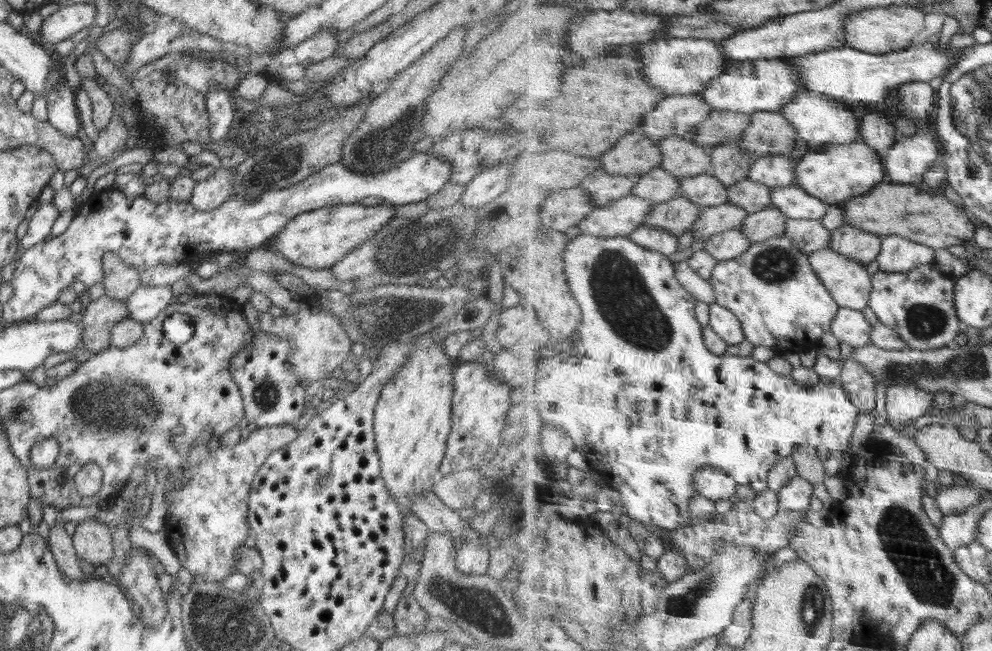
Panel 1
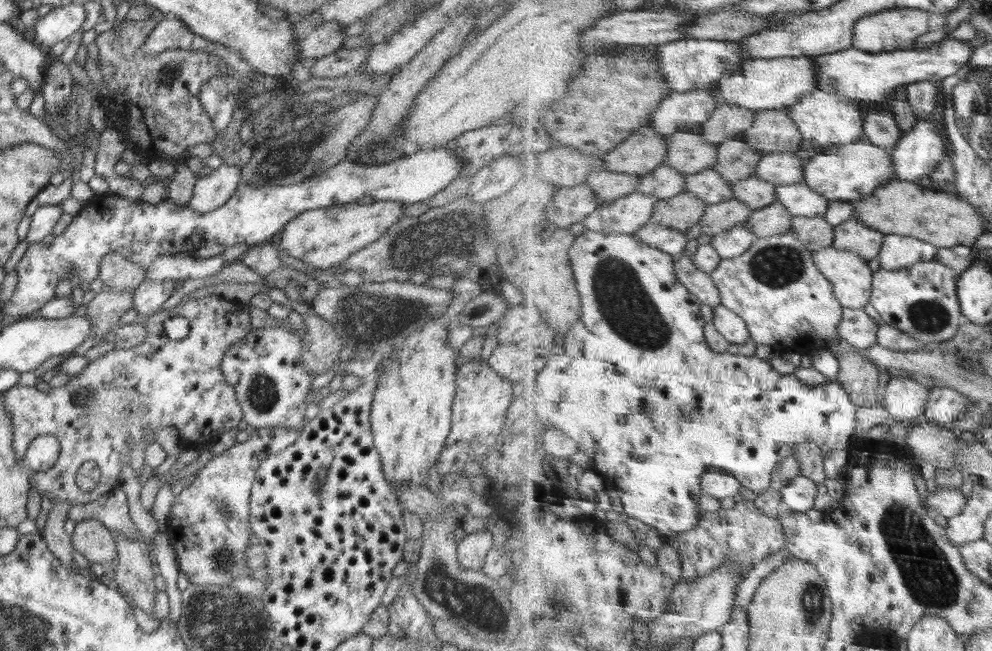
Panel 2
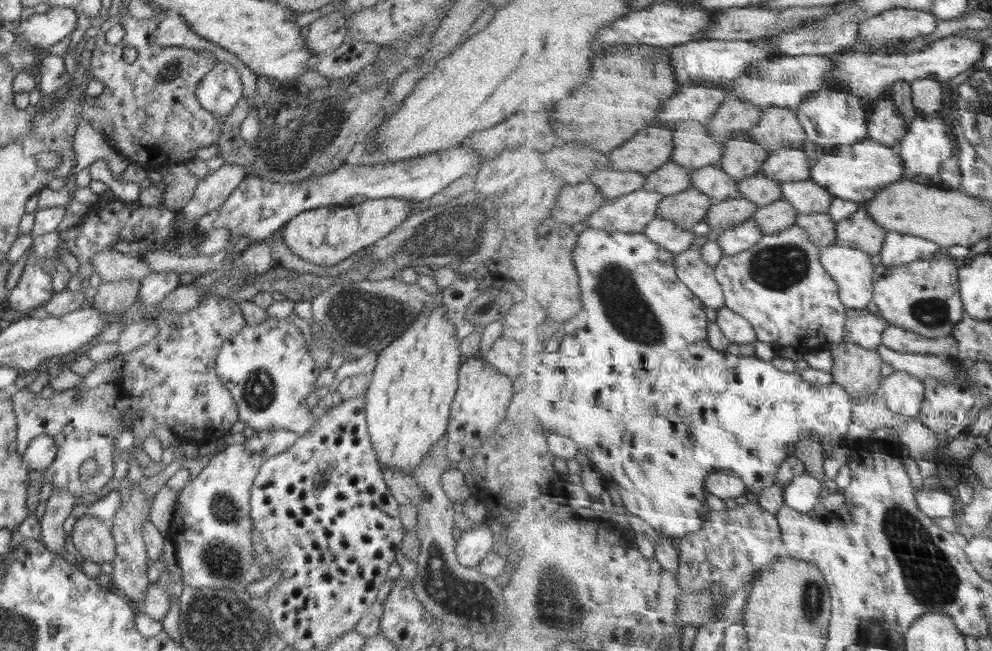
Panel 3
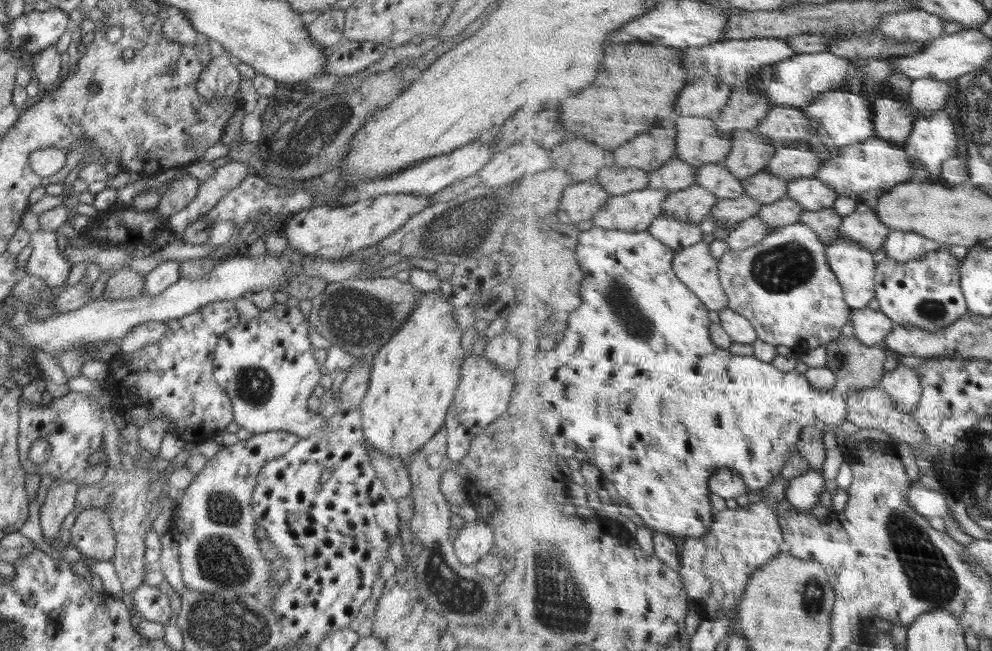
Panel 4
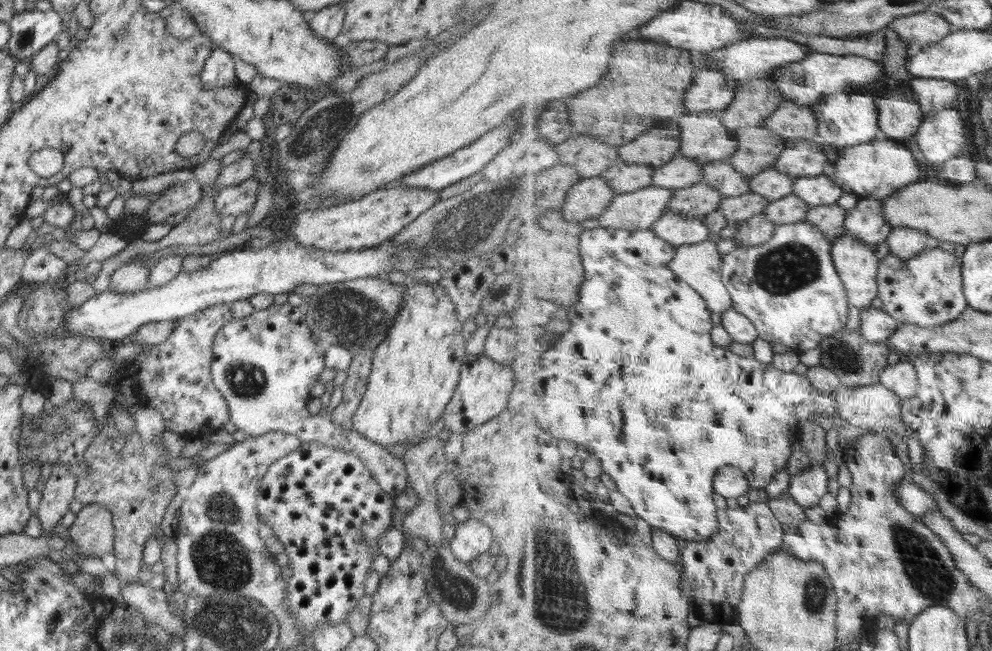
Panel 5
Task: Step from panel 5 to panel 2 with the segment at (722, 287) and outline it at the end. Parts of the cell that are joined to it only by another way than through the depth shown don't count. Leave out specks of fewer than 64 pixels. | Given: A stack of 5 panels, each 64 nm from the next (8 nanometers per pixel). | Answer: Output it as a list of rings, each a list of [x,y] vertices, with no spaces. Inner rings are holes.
[[[679,256],[676,259],[678,278],[698,298],[714,308],[722,305],[722,292],[714,282],[713,274],[698,266],[695,256]]]

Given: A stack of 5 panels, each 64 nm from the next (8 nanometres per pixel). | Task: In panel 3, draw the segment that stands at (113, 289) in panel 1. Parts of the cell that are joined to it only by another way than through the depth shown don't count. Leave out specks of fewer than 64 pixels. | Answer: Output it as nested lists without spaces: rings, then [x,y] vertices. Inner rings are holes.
[[[100,250],[92,256],[92,265],[102,281],[142,280],[151,270],[143,259],[126,256],[120,250]]]

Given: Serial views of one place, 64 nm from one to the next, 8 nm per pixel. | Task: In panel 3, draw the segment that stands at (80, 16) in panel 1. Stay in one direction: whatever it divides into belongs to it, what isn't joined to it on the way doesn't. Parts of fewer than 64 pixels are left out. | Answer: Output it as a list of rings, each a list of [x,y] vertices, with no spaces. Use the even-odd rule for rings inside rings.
[[[51,7],[43,14],[20,19],[20,28],[14,28],[16,39],[32,48],[51,49],[76,28],[79,7]]]

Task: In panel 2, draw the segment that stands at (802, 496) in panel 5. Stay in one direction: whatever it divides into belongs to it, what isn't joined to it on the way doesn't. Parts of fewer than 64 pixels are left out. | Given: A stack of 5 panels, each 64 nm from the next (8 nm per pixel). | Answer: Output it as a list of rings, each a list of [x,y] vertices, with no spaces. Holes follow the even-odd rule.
[[[808,476],[795,478],[783,491],[784,505],[792,511],[808,512],[816,502],[818,496],[818,482]]]

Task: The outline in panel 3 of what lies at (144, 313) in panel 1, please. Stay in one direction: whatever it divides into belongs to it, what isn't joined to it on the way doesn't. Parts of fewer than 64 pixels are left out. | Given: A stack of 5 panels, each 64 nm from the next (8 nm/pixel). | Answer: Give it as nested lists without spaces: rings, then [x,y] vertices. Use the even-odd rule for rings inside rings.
[[[150,272],[139,282],[137,300],[146,306],[154,306],[154,304],[162,302],[174,288],[179,286],[179,276],[174,272],[170,272],[170,274]]]

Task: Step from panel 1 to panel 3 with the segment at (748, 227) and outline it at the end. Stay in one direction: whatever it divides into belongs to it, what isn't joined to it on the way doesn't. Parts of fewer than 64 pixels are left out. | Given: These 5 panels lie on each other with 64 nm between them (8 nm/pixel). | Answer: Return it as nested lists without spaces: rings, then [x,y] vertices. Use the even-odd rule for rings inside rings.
[[[782,201],[762,207],[754,214],[752,220],[758,222],[764,235],[776,234],[796,226],[799,213],[790,202]]]

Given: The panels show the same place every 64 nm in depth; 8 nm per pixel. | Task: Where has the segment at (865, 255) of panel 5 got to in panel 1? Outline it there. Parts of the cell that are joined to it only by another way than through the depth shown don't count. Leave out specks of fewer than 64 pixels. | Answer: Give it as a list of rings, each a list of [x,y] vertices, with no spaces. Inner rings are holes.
[[[833,248],[810,255],[810,262],[842,307],[864,311],[873,293],[873,274],[867,265]]]

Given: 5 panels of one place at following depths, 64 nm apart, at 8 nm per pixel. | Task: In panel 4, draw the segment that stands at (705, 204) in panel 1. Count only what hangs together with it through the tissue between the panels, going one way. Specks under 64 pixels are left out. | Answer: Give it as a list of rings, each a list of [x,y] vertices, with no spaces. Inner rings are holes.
[[[724,163],[700,167],[697,184],[714,192],[719,202],[727,199],[738,199],[746,195],[744,180],[738,178]]]

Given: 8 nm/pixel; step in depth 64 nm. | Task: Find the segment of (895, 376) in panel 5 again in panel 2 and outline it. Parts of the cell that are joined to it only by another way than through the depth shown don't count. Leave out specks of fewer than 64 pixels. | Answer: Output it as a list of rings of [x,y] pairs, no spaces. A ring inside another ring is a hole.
[[[891,378],[885,392],[884,405],[902,422],[926,414],[932,390],[914,378]]]

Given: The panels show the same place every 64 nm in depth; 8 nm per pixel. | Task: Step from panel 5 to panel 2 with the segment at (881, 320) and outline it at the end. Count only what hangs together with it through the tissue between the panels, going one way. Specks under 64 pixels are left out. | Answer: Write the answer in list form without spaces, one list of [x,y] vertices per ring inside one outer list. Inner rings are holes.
[[[845,307],[845,316],[838,330],[849,345],[867,351],[879,343],[880,327],[882,324],[866,314],[865,309]]]

